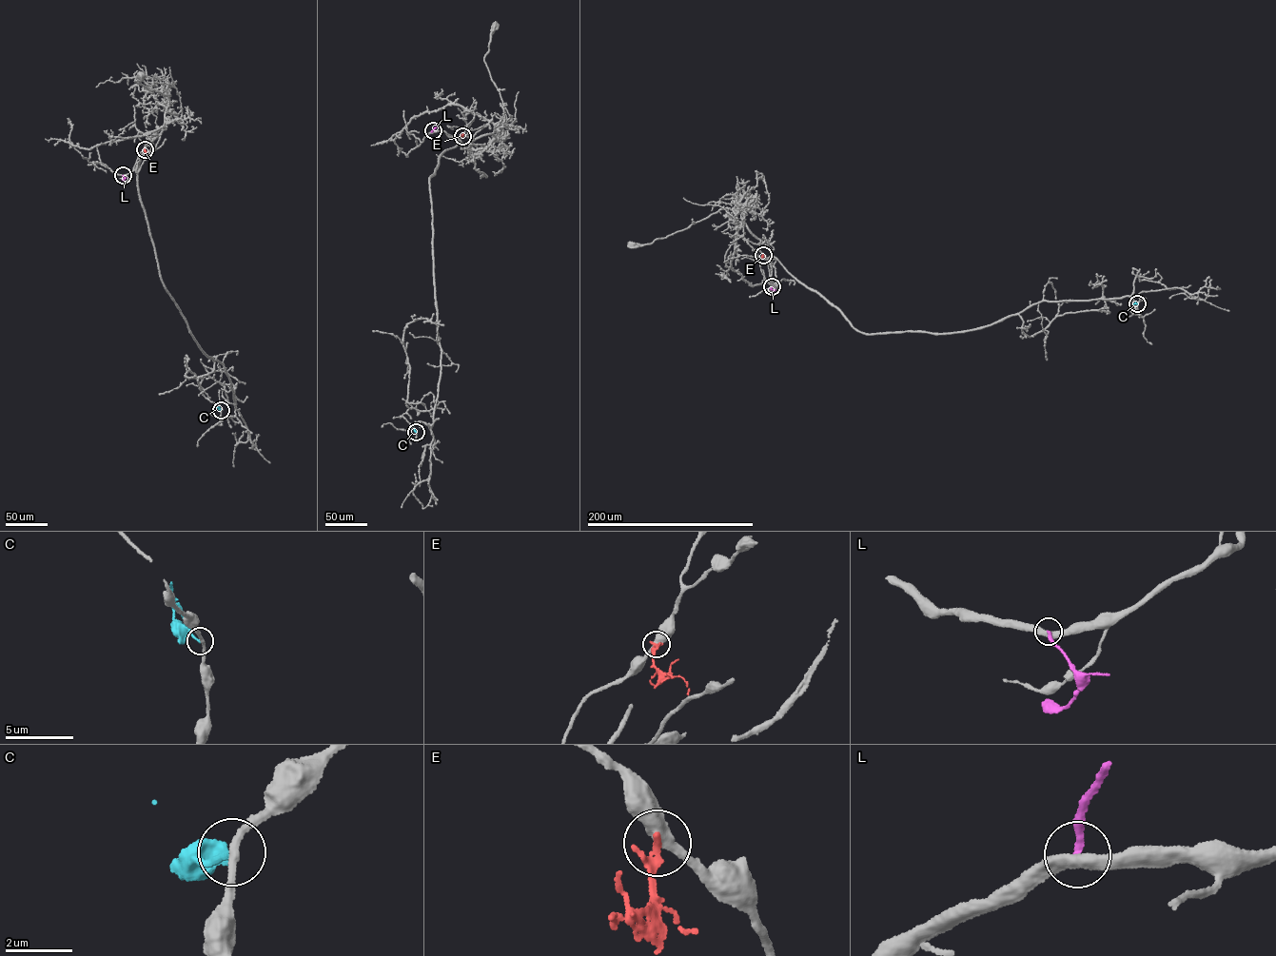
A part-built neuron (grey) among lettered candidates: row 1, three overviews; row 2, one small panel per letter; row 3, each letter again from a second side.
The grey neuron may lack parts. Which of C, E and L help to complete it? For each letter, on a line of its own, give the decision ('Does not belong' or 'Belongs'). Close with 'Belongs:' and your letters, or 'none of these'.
C: Does not belong
E: Does not belong
L: Does not belong
Belongs: none of these

